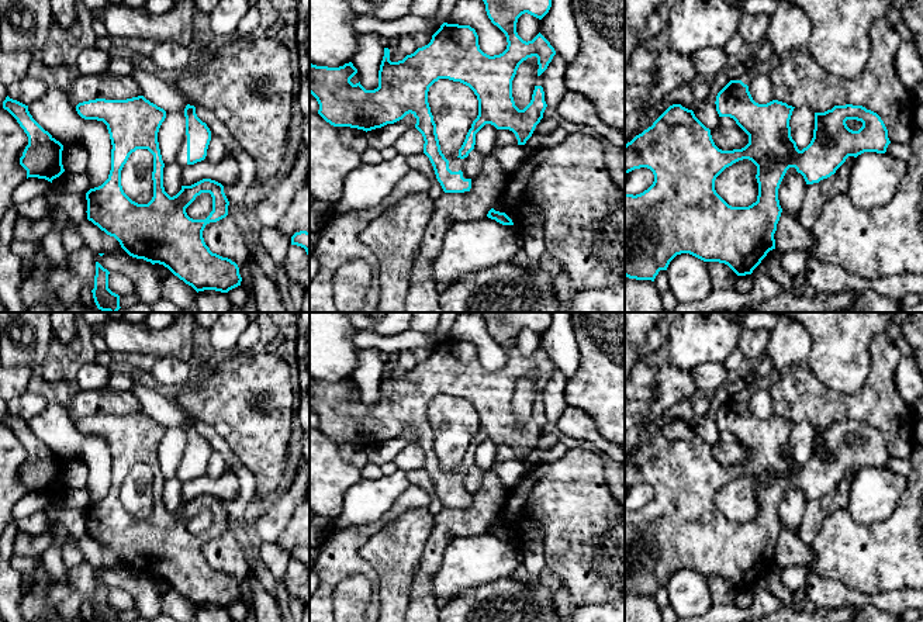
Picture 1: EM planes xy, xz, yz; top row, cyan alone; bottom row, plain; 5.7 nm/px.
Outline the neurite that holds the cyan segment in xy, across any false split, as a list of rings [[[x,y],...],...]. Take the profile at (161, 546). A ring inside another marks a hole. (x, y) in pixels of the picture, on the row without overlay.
[[[144,411],[89,415],[79,418],[76,426],[84,435],[103,436],[113,460],[108,494],[86,508],[87,535],[114,552],[129,571],[163,580],[197,608],[228,608],[241,601],[238,580],[212,569],[203,553],[207,539],[228,531],[224,501],[203,494],[182,501],[173,512],[165,507],[158,448],[166,426]],[[136,464],[148,464],[153,470],[153,512],[148,519],[132,516],[121,501],[121,485]],[[201,508],[211,509],[212,526],[205,535],[193,535],[186,523]]]

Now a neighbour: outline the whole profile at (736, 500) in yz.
[[[743,474],[726,483],[715,495],[716,508],[732,522],[749,522],[757,516],[757,481]]]

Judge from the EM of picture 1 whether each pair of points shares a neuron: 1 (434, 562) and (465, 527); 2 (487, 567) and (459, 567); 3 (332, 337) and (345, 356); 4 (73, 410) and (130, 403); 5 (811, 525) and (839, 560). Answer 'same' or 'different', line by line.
1: same
2: same
3: same
4: same
5: different

